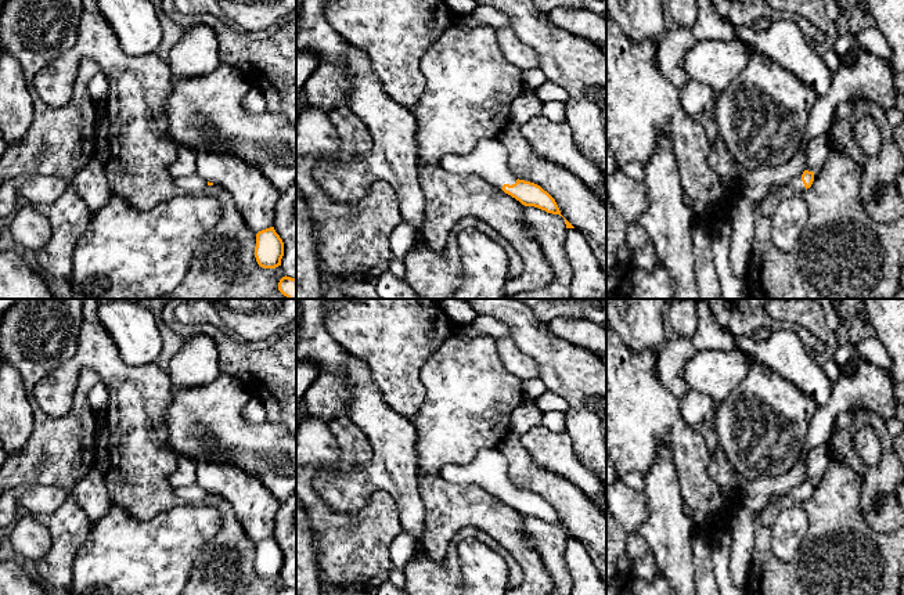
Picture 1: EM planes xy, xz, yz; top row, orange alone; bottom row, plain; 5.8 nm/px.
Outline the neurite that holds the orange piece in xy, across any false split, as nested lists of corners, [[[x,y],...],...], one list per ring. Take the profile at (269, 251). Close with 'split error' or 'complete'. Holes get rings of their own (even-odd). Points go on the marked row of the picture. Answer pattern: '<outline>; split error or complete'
[[[274,227],[262,230],[256,234],[255,257],[260,267],[275,268],[281,266],[284,256],[284,242]]]; complete

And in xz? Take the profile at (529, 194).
[[[497,137],[480,138],[471,154],[447,155],[442,158],[439,166],[454,174],[476,174],[525,206],[562,216],[555,199],[547,191],[514,176],[508,167],[507,148]]]; split error

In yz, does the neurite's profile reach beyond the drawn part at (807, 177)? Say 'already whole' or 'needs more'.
needs more

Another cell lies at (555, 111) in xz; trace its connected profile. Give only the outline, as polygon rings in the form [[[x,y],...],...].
[[[552,101],[543,104],[541,115],[552,122],[566,122],[565,101]]]

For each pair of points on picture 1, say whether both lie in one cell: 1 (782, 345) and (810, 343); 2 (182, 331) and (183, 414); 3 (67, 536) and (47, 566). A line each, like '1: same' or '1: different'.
1: different
2: different
3: same

